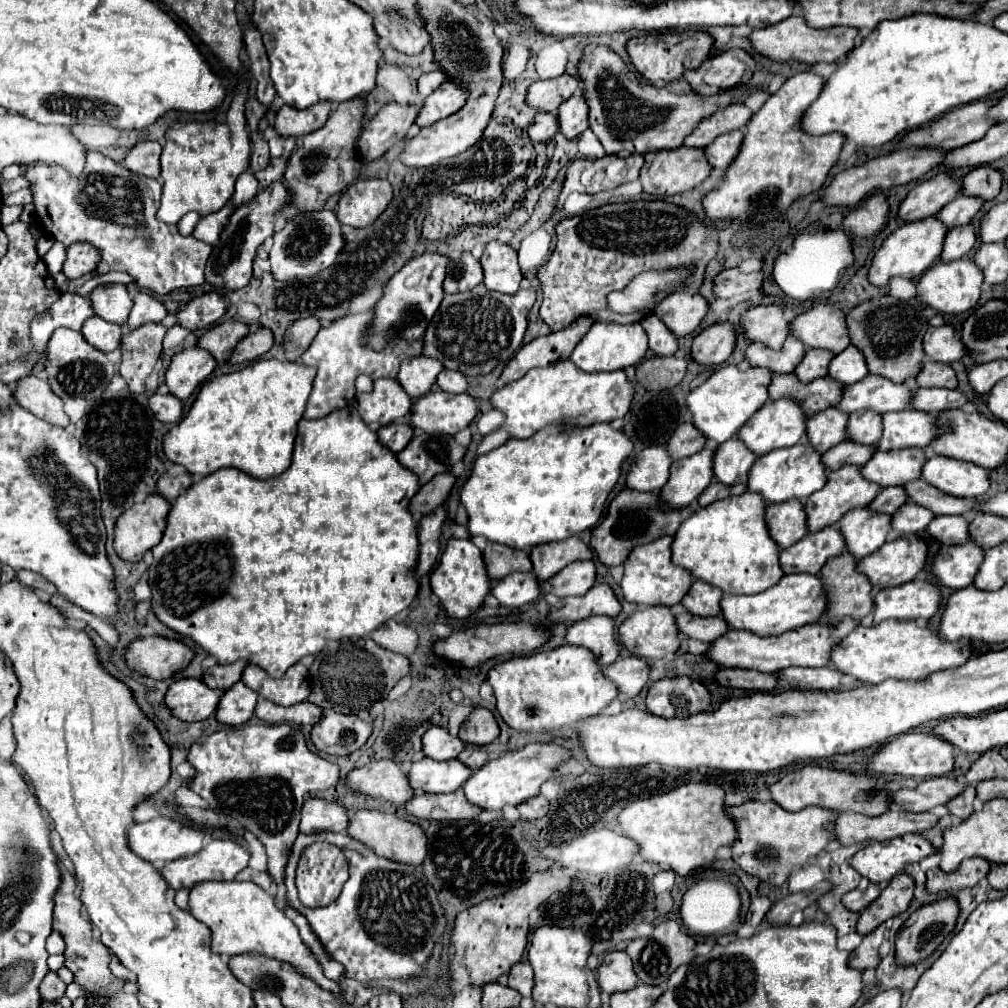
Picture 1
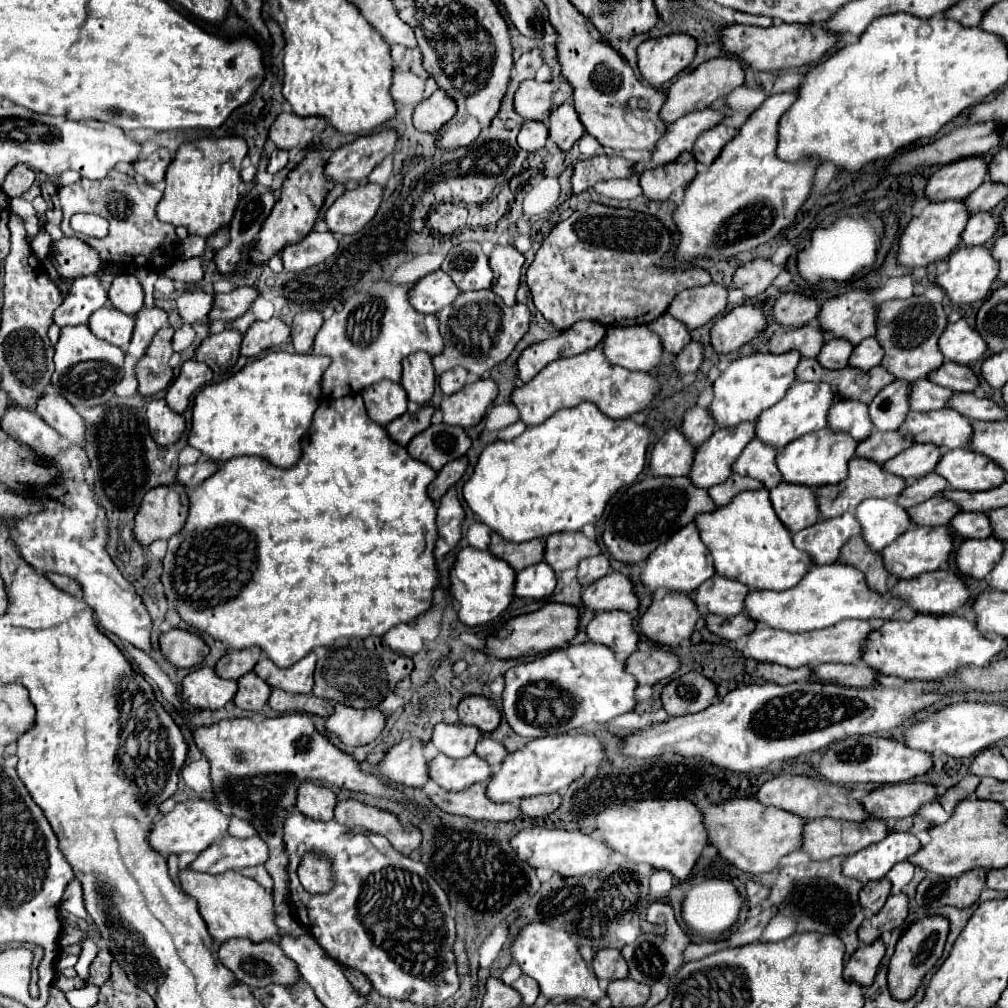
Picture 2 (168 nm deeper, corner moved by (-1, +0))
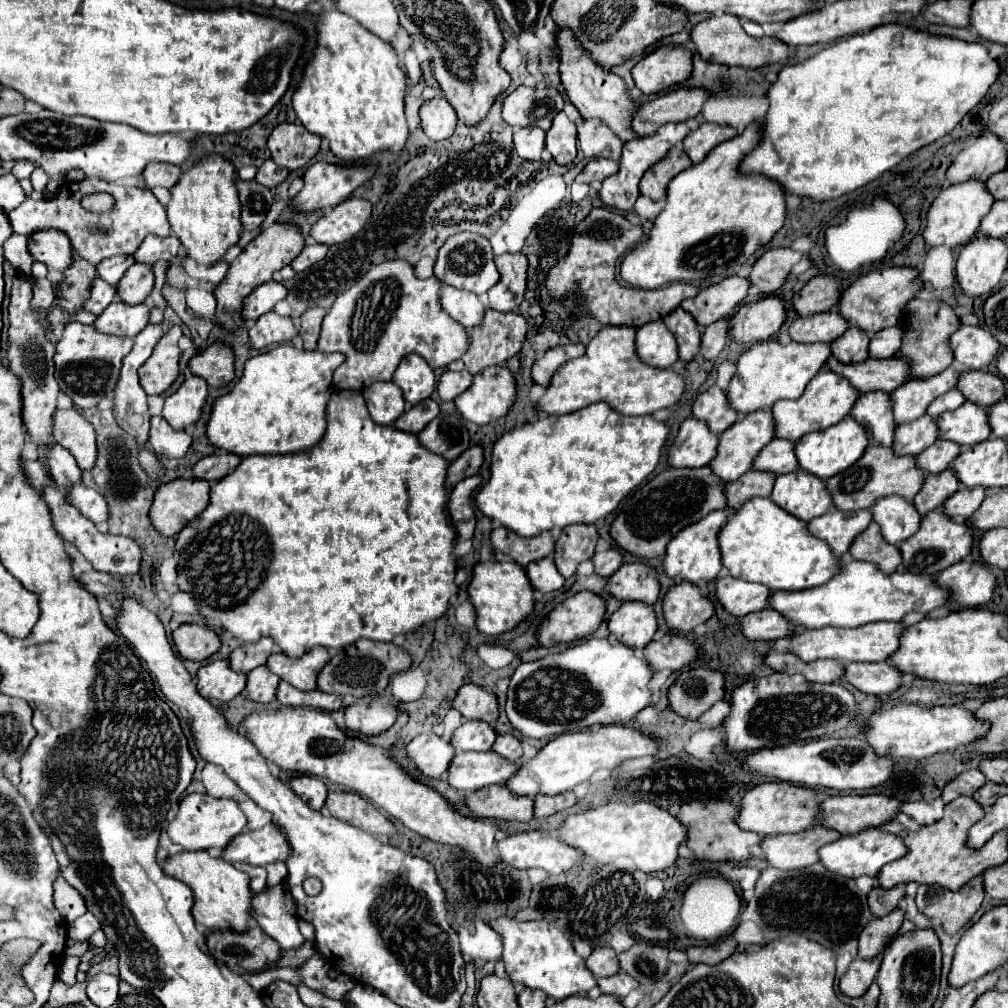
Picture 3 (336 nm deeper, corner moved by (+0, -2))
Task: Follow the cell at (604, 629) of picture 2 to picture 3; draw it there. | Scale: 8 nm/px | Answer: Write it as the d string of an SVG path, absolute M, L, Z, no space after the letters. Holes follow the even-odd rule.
M624 602L608 620L608 630L622 644L636 652L652 640L656 632L656 614L642 602Z

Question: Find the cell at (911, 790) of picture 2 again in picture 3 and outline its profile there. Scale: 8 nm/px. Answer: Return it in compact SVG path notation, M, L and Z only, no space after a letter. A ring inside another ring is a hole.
M884 794L868 796L830 796L822 802L822 826L838 830L842 836L890 822L904 802Z

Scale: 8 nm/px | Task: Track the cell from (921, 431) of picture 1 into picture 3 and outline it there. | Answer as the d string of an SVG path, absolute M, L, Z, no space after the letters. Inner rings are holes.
M964 402L960 408L940 414L936 418L936 424L938 438L956 442L962 448L970 448L978 442L984 442L990 436L986 410L974 406L972 402Z

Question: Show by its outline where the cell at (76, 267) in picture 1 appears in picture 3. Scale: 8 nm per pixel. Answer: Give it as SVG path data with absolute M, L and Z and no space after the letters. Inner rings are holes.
M42 230L34 232L30 238L30 254L34 260L46 264L52 270L64 272L72 264L72 242L70 238L60 230Z

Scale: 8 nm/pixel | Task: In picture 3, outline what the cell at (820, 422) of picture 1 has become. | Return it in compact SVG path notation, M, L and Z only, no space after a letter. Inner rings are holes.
M866 392L858 396L850 416L854 416L860 426L870 428L870 444L892 444L896 424L890 416L890 398L886 392Z

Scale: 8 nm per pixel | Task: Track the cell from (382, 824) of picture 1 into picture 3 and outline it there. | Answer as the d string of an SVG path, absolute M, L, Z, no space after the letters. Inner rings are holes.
M330 792L326 800L330 814L342 822L354 824L374 836L394 836L396 826L366 798L354 792Z

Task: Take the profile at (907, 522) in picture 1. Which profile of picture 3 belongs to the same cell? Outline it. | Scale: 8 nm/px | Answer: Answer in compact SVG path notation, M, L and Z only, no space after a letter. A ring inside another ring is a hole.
M960 486L942 506L942 514L948 518L964 518L964 522L978 510L984 500L984 488L966 488Z

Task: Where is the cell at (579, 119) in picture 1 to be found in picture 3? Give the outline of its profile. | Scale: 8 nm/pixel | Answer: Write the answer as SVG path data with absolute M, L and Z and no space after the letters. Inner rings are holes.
M558 112L546 132L546 148L558 164L570 164L576 158L576 124L564 112Z

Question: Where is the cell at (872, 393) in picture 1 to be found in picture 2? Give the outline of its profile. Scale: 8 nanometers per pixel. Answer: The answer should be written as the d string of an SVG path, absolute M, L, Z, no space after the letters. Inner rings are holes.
M917 380L911 386L911 410L929 412L947 408L953 394L955 394L953 390L937 386L931 380Z

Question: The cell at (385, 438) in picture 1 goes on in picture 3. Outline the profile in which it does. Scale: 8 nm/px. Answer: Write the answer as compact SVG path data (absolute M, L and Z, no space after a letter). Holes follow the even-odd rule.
M432 398L422 400L420 404L412 406L410 410L406 410L396 422L394 426L402 432L408 434L418 434L428 422L432 422L438 416L438 404Z

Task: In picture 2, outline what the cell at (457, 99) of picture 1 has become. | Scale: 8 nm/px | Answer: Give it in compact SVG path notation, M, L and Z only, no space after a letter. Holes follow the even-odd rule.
M437 90L433 96L415 106L413 126L421 132L435 134L443 124L447 124L455 116L455 112L457 112L455 100L443 90Z

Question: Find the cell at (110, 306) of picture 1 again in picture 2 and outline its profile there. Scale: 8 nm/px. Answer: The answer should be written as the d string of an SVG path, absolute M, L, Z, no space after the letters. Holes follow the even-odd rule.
M119 274L113 278L109 288L109 300L117 310L135 316L143 306L143 296L143 286L133 274Z

